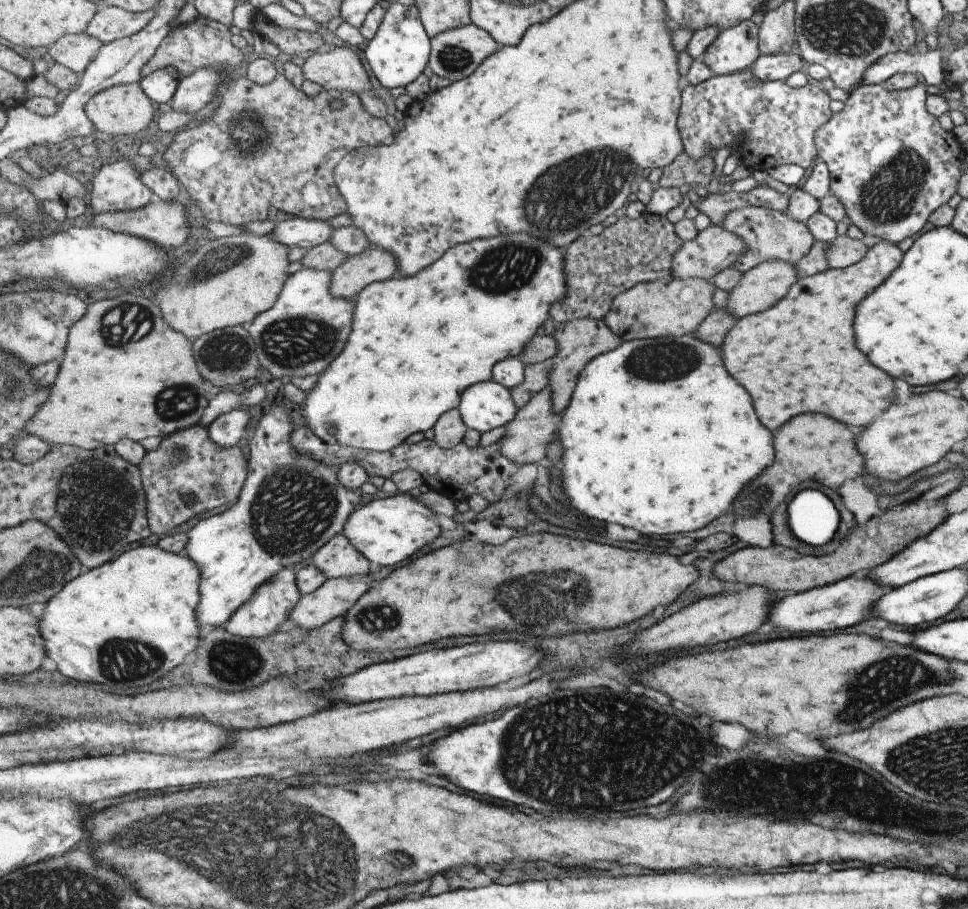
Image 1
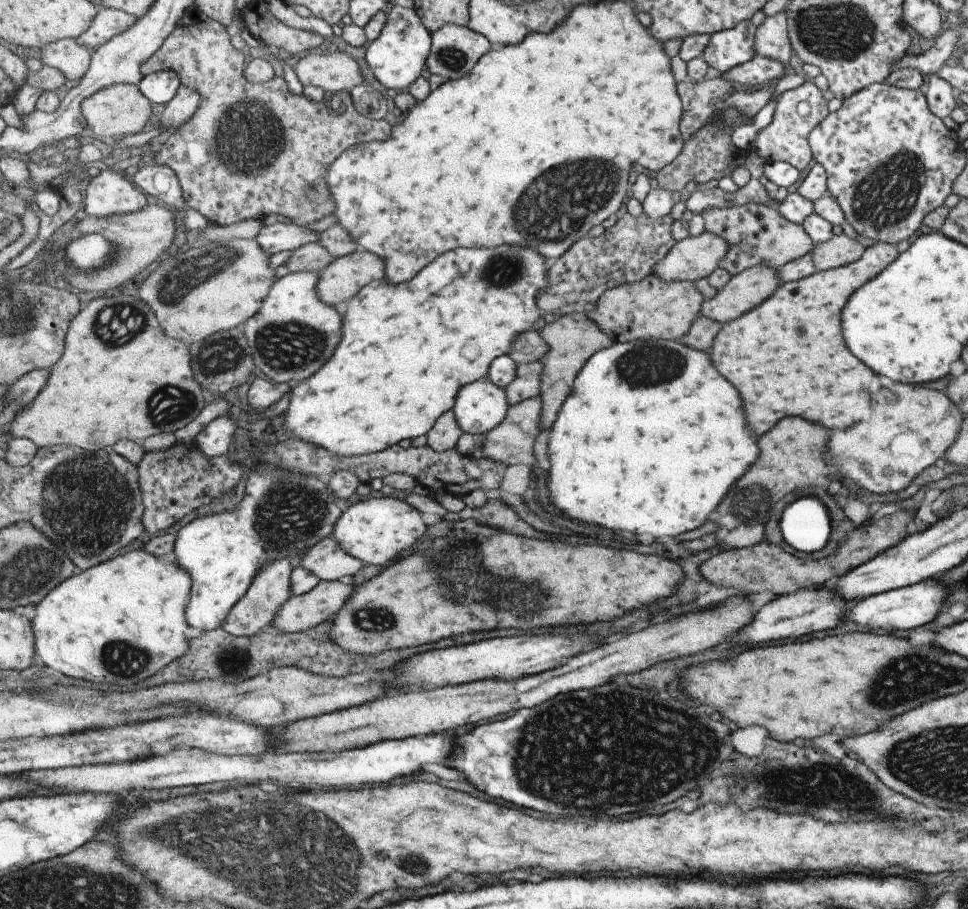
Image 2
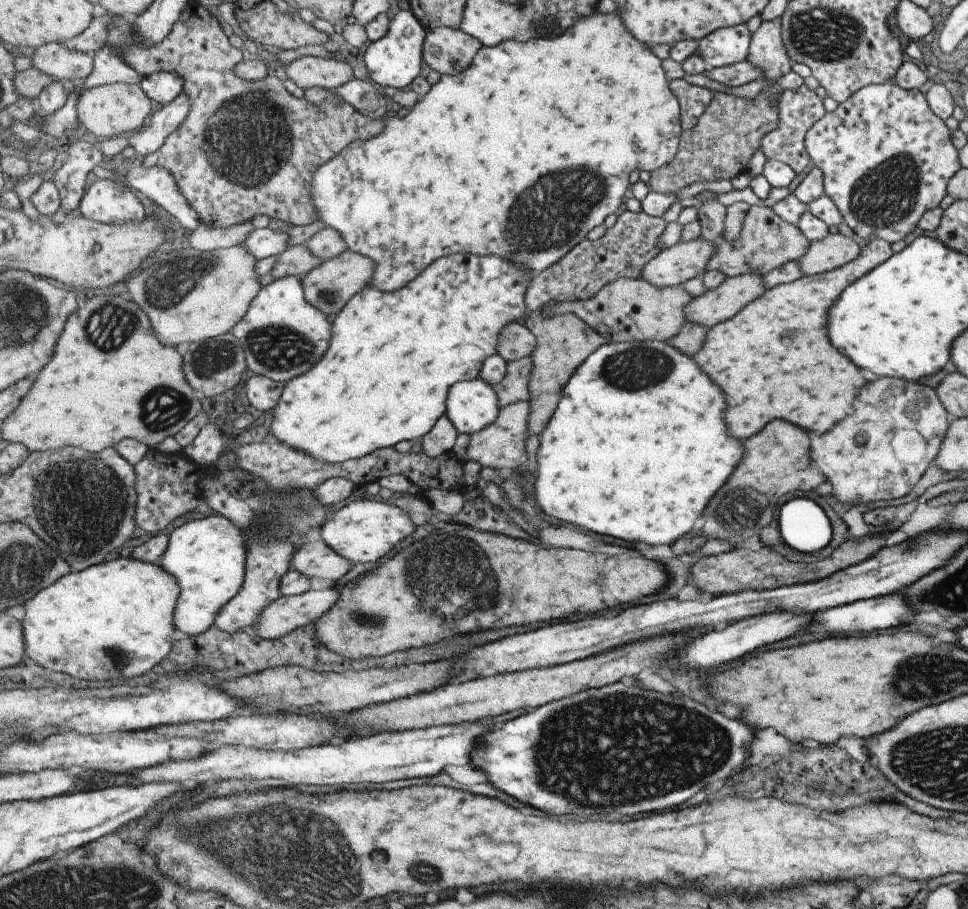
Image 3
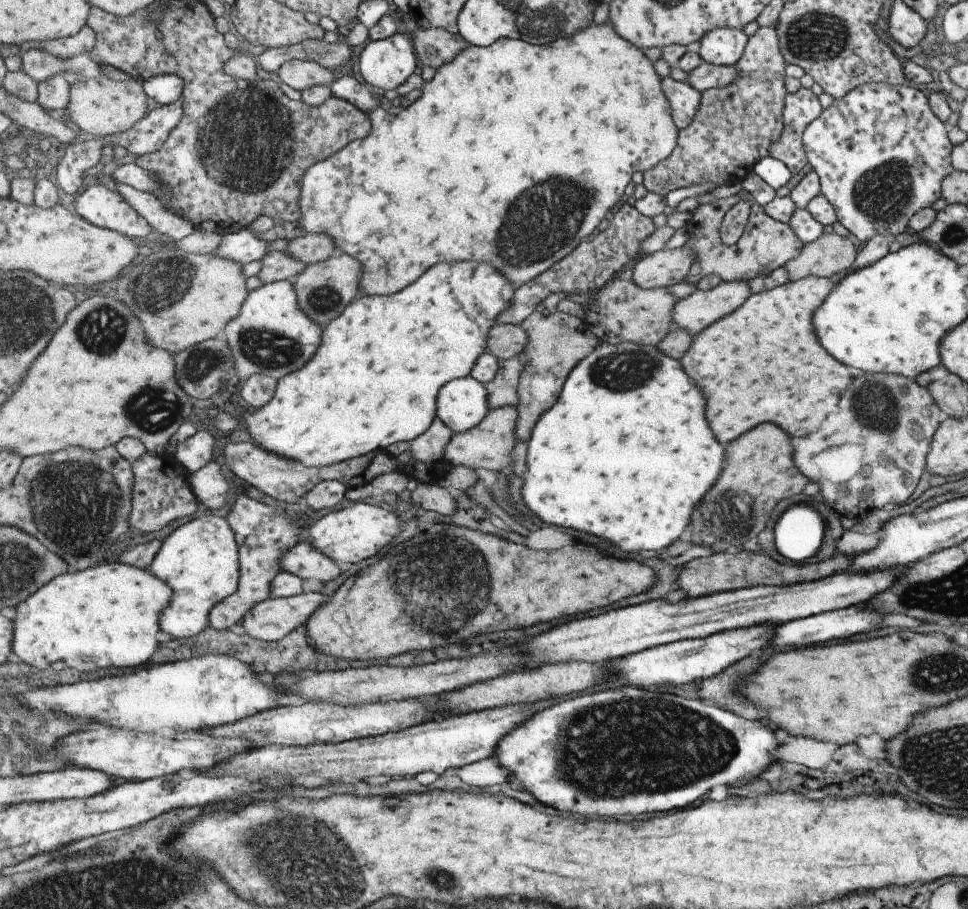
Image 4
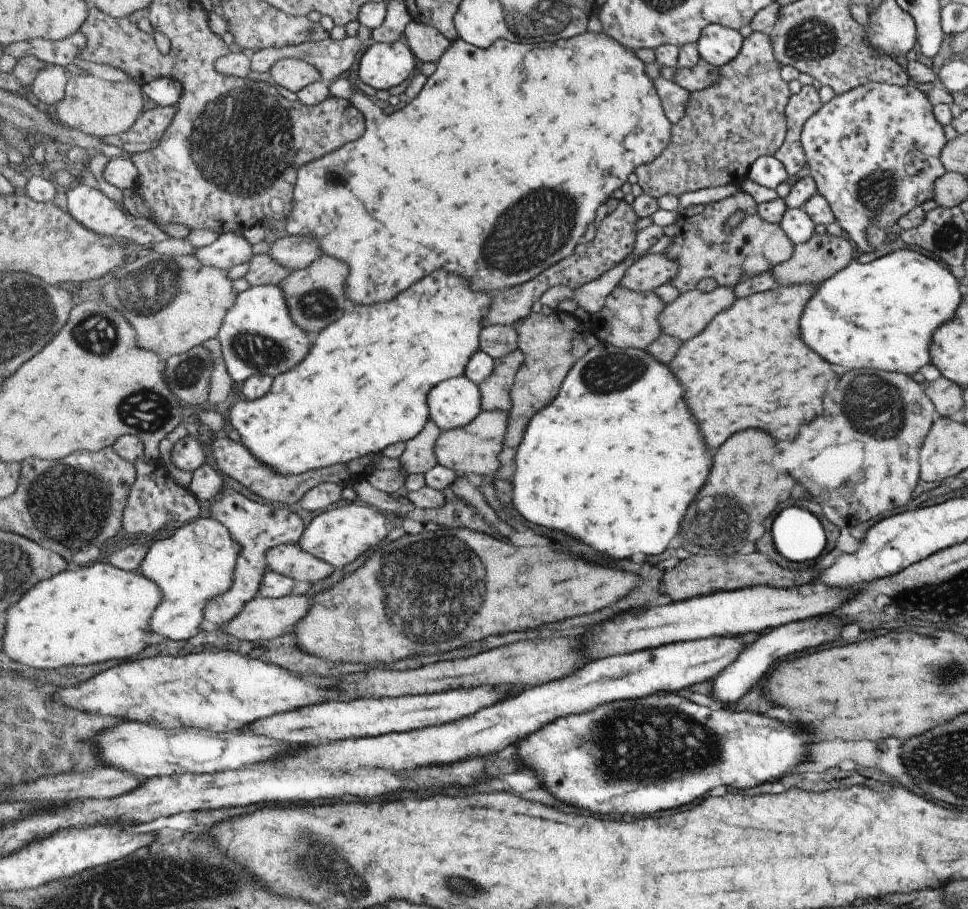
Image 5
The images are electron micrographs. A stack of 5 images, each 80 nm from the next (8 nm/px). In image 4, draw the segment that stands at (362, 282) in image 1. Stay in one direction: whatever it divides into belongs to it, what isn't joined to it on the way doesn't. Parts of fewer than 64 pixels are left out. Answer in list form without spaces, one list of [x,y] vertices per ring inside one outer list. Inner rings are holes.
[[[338,252],[326,261],[309,265],[295,280],[299,304],[315,322],[326,327],[345,312],[354,299],[361,294],[360,280],[364,264],[350,254]]]

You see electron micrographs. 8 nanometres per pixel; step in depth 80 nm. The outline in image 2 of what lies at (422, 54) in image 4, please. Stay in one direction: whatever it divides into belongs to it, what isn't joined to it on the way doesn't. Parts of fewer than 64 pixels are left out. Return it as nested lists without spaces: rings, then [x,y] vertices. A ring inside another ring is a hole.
[[[446,25],[432,34],[427,73],[459,80],[473,70],[483,54],[494,48],[487,36],[468,26]]]

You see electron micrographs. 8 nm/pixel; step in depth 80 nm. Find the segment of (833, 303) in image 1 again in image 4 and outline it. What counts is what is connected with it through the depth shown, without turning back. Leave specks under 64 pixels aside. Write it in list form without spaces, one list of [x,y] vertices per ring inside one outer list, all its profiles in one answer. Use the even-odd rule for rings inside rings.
[[[881,233],[866,240],[851,266],[843,273],[835,273],[830,277],[809,276],[796,281],[787,281],[760,293],[751,293],[739,308],[711,323],[693,337],[688,349],[679,359],[680,365],[689,374],[691,382],[703,390],[707,400],[705,418],[715,438],[723,446],[763,422],[773,422],[781,426],[787,434],[799,438],[815,432],[825,420],[825,416],[837,410],[837,400],[827,400],[827,398],[837,398],[853,376],[847,372],[845,366],[835,362],[835,358],[831,358],[819,346],[815,331],[812,329],[812,314],[824,298],[827,298],[832,287],[845,275],[869,266],[889,253],[889,241],[890,238]]]

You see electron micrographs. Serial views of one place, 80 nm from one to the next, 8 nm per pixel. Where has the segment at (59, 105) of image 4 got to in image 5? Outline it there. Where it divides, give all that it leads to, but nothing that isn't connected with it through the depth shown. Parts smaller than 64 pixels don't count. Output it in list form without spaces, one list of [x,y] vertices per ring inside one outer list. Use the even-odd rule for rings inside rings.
[[[48,64],[40,71],[36,81],[32,84],[32,93],[52,108],[61,102],[67,94],[67,74],[61,65]]]

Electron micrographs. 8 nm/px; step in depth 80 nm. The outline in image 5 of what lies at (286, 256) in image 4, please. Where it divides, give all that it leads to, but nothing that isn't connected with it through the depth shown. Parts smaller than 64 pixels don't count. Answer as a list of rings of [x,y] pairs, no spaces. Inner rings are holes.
[[[271,253],[255,255],[248,264],[249,270],[243,278],[253,287],[280,284],[295,272],[277,262]]]

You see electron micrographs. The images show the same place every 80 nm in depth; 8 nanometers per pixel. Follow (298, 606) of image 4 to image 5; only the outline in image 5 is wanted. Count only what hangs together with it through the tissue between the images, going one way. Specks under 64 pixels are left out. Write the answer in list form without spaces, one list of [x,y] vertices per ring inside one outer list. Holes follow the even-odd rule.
[[[287,595],[286,597],[255,597],[237,618],[221,627],[229,634],[244,641],[273,641],[294,630],[313,608],[313,598],[305,595]]]

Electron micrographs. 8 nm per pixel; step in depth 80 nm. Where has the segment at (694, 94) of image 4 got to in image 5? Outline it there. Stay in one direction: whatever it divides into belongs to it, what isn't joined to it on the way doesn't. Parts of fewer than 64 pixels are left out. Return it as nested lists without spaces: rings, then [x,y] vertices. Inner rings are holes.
[[[658,76],[653,81],[656,93],[669,122],[674,125],[686,113],[690,91],[676,82]]]

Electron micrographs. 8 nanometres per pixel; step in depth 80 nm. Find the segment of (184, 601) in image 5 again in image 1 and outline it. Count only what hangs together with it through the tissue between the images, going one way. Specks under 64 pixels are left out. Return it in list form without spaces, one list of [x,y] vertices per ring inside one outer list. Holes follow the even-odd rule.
[[[273,404],[269,412],[260,420],[250,445],[250,470],[238,502],[227,511],[199,521],[187,532],[186,555],[199,566],[202,585],[200,586],[201,602],[197,606],[197,620],[201,626],[226,625],[233,614],[253,598],[259,586],[269,582],[283,566],[295,566],[297,562],[312,560],[313,556],[331,541],[331,538],[343,533],[353,512],[361,507],[363,492],[349,490],[339,482],[339,469],[319,462],[317,458],[299,452],[291,444],[293,418],[287,404]]]

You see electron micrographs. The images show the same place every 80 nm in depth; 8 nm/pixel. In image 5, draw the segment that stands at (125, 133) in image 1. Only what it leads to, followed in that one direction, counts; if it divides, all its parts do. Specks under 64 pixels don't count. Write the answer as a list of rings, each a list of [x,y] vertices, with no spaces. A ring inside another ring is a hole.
[[[86,73],[70,78],[66,91],[66,97],[52,108],[57,122],[102,139],[126,133],[144,113],[145,91],[135,80],[111,82]]]

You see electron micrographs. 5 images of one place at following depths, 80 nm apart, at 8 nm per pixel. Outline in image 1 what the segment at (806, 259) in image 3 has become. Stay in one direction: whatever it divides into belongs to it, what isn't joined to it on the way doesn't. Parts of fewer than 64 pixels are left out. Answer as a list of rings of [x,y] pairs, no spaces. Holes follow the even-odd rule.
[[[846,235],[836,236],[829,242],[823,258],[827,260],[828,269],[841,269],[859,262],[867,250],[861,240],[852,240]]]

